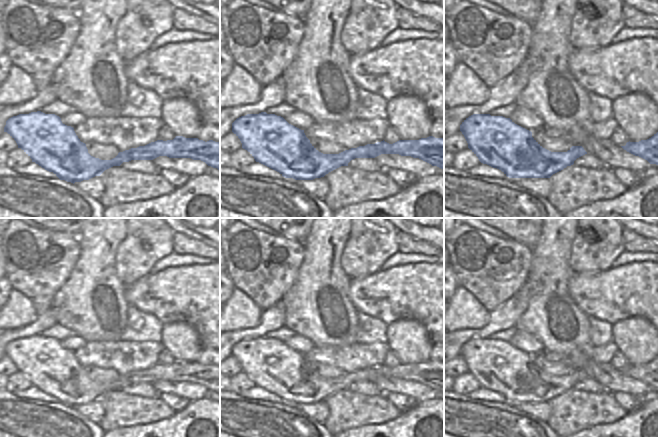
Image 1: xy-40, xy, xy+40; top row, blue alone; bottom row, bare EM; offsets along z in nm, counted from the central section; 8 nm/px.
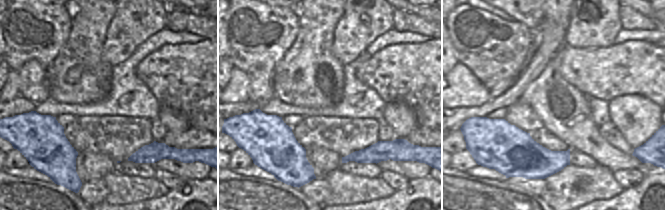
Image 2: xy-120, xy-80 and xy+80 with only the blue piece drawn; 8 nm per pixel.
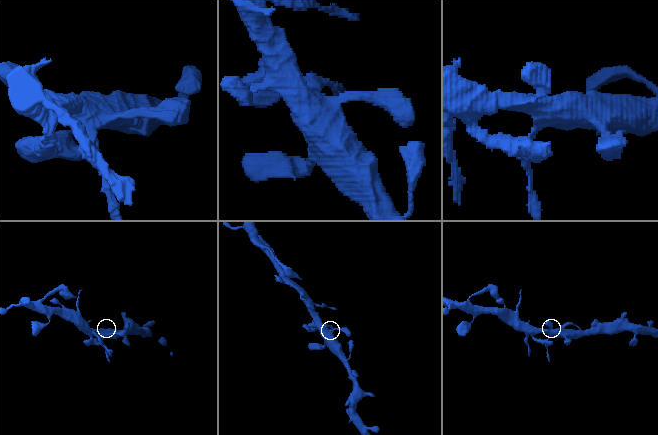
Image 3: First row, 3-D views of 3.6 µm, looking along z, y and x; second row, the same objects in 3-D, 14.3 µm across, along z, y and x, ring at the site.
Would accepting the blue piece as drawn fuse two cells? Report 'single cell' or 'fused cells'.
single cell

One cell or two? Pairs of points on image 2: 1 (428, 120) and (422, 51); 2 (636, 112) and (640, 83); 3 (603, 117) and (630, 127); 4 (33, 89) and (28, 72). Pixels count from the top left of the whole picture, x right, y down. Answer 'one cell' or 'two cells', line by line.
1: one cell
2: two cells
3: two cells
4: one cell

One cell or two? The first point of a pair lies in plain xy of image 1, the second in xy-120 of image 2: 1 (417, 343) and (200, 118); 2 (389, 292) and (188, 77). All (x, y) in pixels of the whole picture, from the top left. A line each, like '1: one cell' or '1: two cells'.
1: two cells
2: one cell

